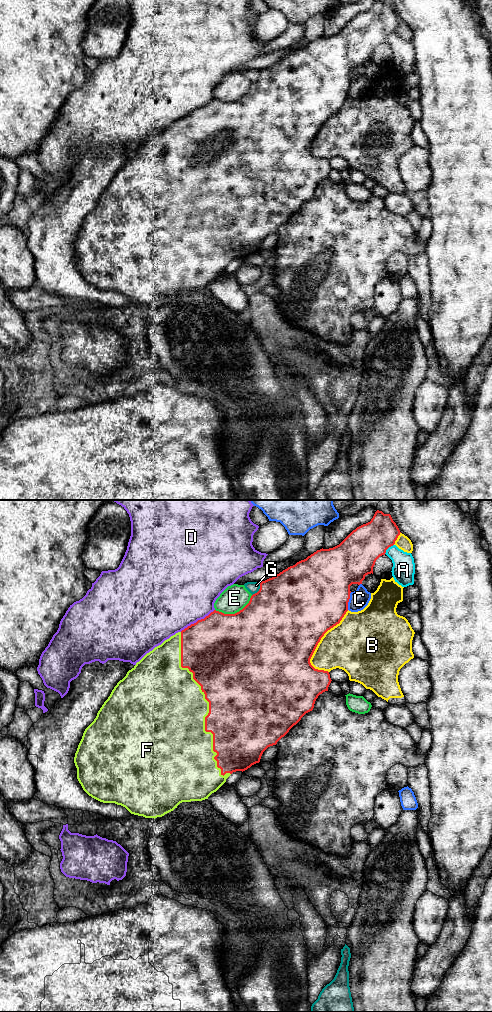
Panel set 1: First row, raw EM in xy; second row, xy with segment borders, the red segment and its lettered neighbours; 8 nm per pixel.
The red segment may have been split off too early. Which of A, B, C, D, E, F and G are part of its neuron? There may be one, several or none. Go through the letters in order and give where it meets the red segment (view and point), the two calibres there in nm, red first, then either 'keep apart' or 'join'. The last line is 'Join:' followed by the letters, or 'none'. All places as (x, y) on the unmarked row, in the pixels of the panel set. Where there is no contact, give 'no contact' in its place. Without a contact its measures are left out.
A: meets red in xy at (388, 35); 320 nm thick on the red side, 190 nm on the other; keep apart
B: meets red in xy at (321, 125); 500 nm thick on the red side, 400 nm on the other; keep apart
C: meets red in xy at (348, 89); 500 nm thick on the red side, 160 nm on the other; keep apart
D: meets red in xy at (198, 108); 500 nm thick on the red side, 500 nm on the other; keep apart
E: meets red in xy at (235, 101); 500 nm thick on the red side, 220 nm on the other; keep apart
F: meets red in xy at (209, 195); 500 nm thick on the red side, 460 nm on the other; join
G: meets red in xy at (259, 78); 500 nm thick on the red side, 100 nm on the other; keep apart
Join: F

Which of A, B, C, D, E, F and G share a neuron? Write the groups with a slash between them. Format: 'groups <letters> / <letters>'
groups A / B / C / D / E / F / G

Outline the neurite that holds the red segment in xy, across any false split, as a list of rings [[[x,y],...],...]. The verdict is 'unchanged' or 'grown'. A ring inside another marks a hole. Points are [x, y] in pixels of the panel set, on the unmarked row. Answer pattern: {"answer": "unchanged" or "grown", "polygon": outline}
{"answer": "grown", "polygon": [[[375,0],[370,10],[357,15],[339,33],[329,37],[317,38],[306,47],[288,55],[276,64],[262,69],[259,79],[251,84],[249,91],[239,100],[224,102],[214,98],[204,107],[191,112],[147,141],[117,171],[98,199],[94,209],[83,221],[74,245],[77,267],[83,278],[100,290],[115,291],[125,295],[131,302],[155,307],[173,299],[182,290],[208,287],[226,270],[226,267],[233,260],[243,260],[252,253],[259,251],[263,240],[268,235],[276,233],[306,201],[313,198],[318,184],[328,179],[332,169],[329,160],[315,157],[311,153],[310,147],[324,122],[339,112],[348,99],[350,74],[352,72],[362,72],[366,63],[373,62],[376,48],[385,43],[386,38],[395,32],[400,21],[390,2]]]}

